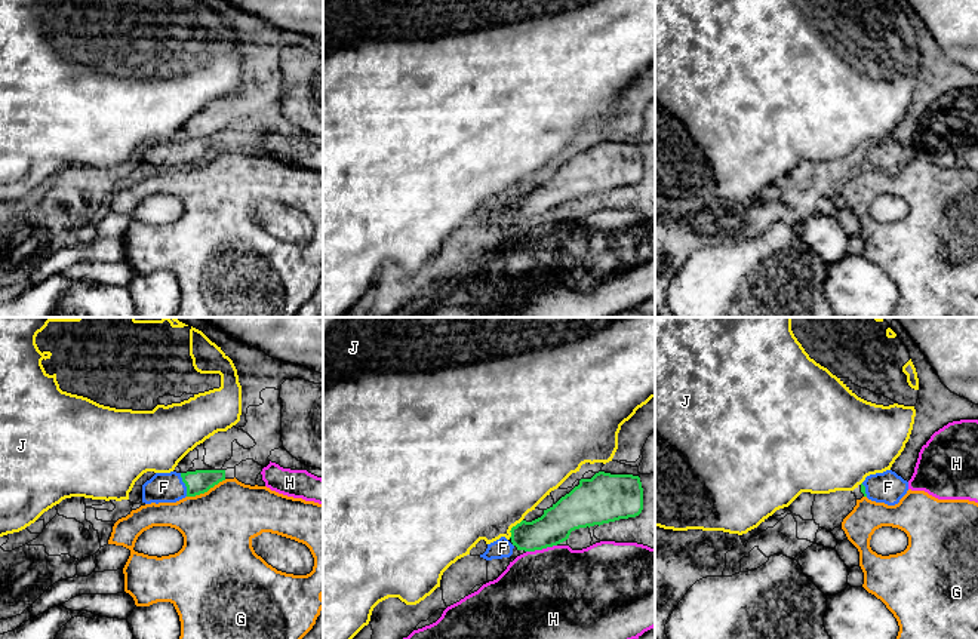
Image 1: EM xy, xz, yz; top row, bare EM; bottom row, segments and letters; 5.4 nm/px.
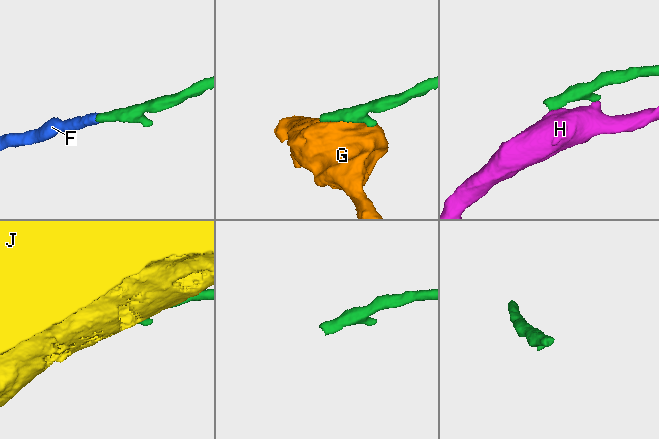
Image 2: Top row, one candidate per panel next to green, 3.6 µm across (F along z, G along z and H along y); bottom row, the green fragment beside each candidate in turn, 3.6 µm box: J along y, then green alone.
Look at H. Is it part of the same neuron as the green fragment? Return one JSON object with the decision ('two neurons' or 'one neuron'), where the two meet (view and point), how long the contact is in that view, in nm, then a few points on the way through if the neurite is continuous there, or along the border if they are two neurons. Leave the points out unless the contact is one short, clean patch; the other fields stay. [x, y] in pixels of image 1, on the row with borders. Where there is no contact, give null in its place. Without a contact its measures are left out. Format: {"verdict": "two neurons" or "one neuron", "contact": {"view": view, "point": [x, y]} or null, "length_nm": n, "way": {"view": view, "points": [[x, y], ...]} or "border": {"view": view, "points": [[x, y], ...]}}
{"verdict": "two neurons", "contact": {"view": "xz", "point": [541, 549]}, "length_nm": 170}

